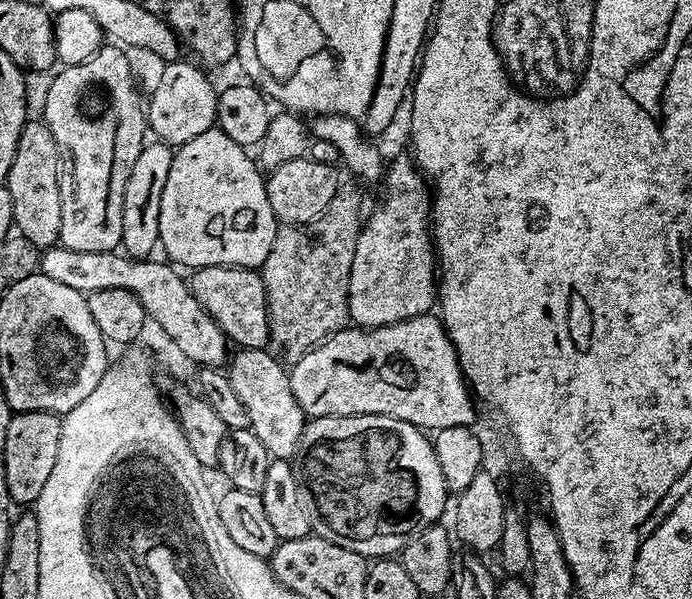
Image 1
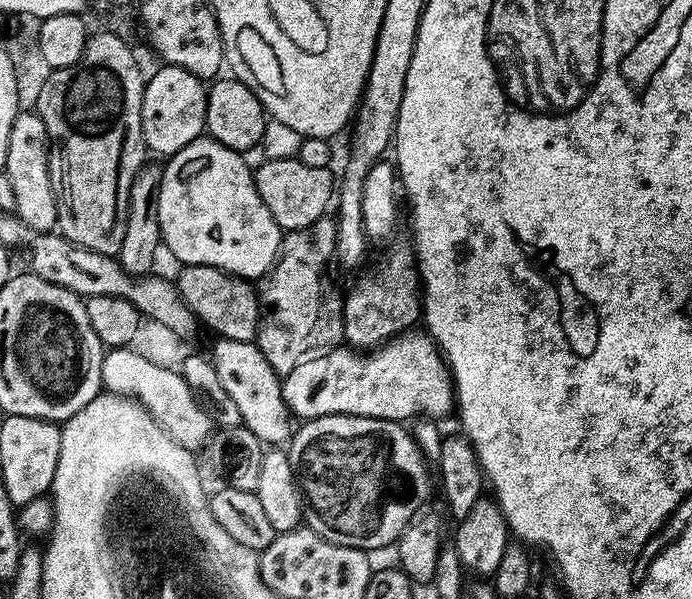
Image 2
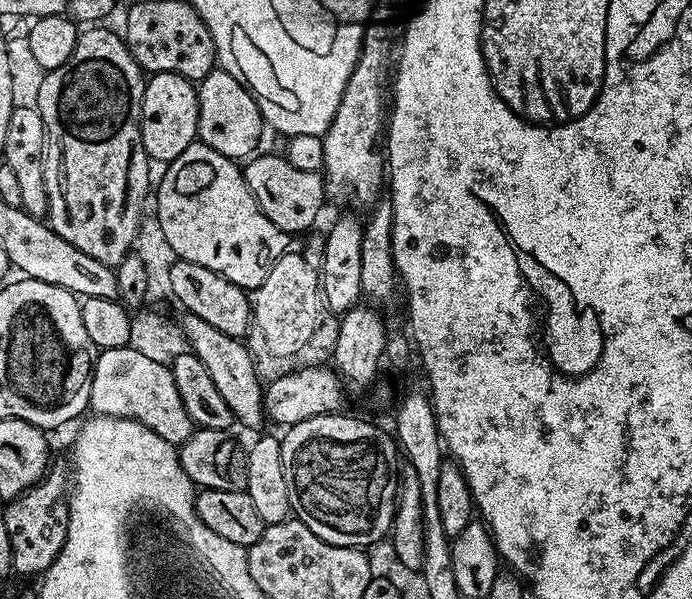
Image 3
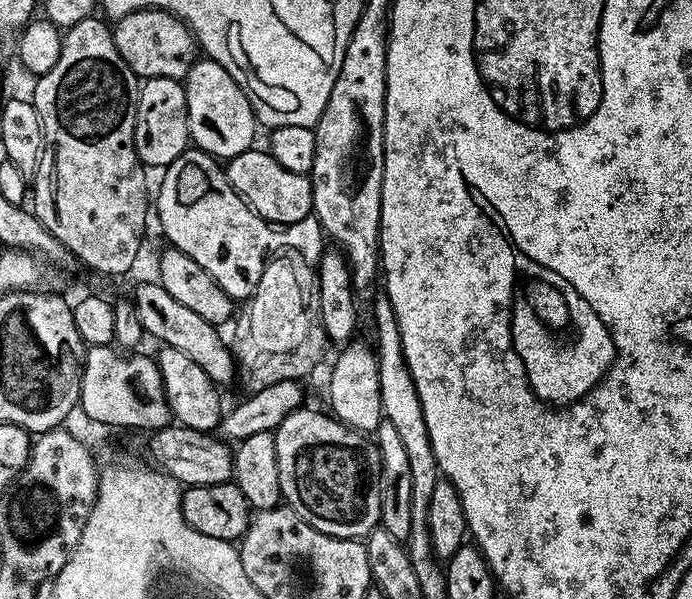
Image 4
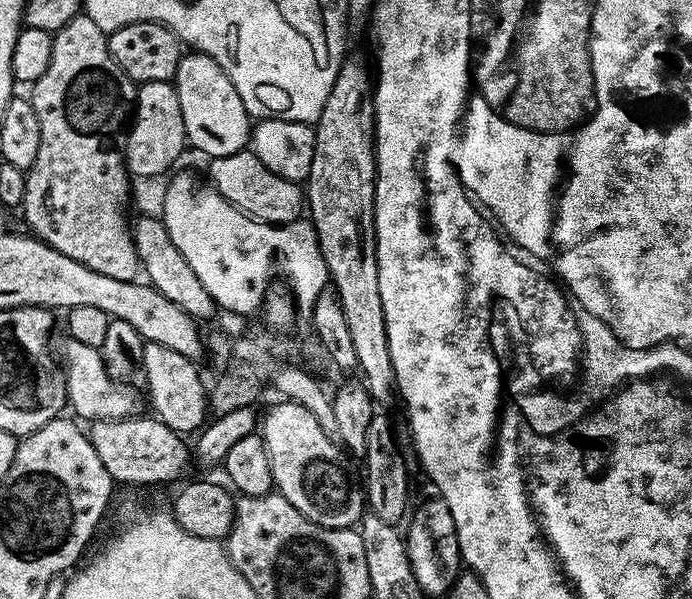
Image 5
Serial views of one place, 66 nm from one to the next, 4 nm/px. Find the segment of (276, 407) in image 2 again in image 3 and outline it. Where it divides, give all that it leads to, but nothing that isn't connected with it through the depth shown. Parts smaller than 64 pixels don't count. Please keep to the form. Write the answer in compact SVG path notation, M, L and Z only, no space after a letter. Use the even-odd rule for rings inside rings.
M184 312L178 320L180 331L184 334L190 345L190 350L206 366L206 372L218 386L218 394L226 398L226 406L230 406L233 417L240 420L248 428L256 428L260 423L265 423L266 409L264 407L265 385L262 377L257 371L256 361L253 360L247 343L243 339L222 334L222 330L214 330L210 322L202 322L194 314Z

